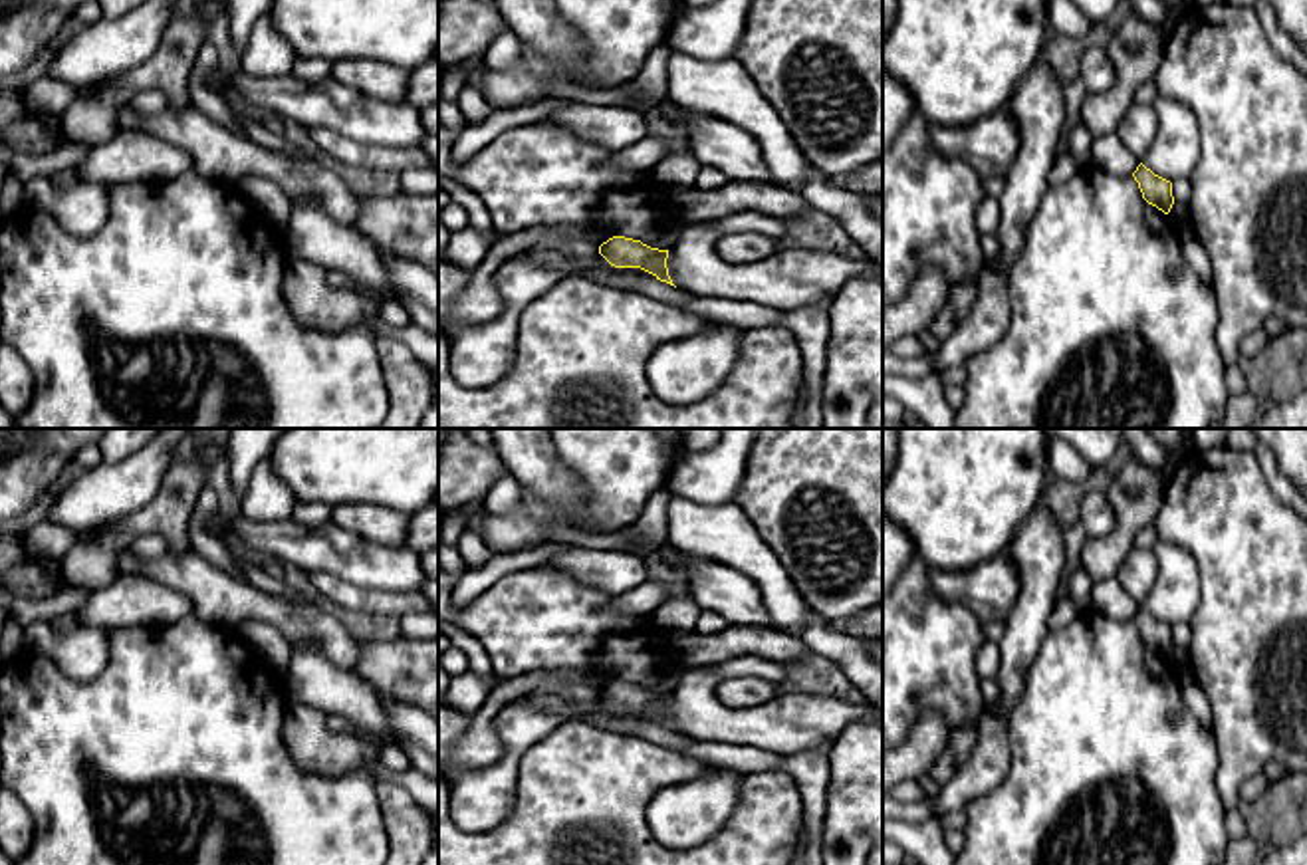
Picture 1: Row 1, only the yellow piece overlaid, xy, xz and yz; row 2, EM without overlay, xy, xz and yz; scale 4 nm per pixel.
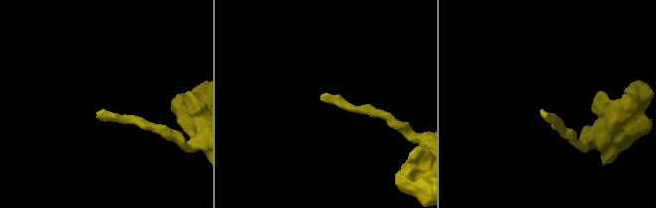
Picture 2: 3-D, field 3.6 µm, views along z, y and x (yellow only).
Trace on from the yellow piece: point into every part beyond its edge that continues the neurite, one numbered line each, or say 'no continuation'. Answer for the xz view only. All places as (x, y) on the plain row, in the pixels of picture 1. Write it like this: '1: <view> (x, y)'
no continuation

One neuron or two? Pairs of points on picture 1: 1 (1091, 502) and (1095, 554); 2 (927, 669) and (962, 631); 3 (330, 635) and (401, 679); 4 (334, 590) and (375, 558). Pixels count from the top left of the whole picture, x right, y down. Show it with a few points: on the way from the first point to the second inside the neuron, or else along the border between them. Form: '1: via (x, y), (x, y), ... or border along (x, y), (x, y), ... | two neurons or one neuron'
1: border along (1105, 493), (1115, 526), (1089, 538) | two neurons
2: via (935, 659), (952, 641) | one neuron
3: border along (359, 643), (359, 661), (354, 669) | two neurons
4: border along (310, 572), (328, 572), (359, 586), (393, 592) | two neurons

